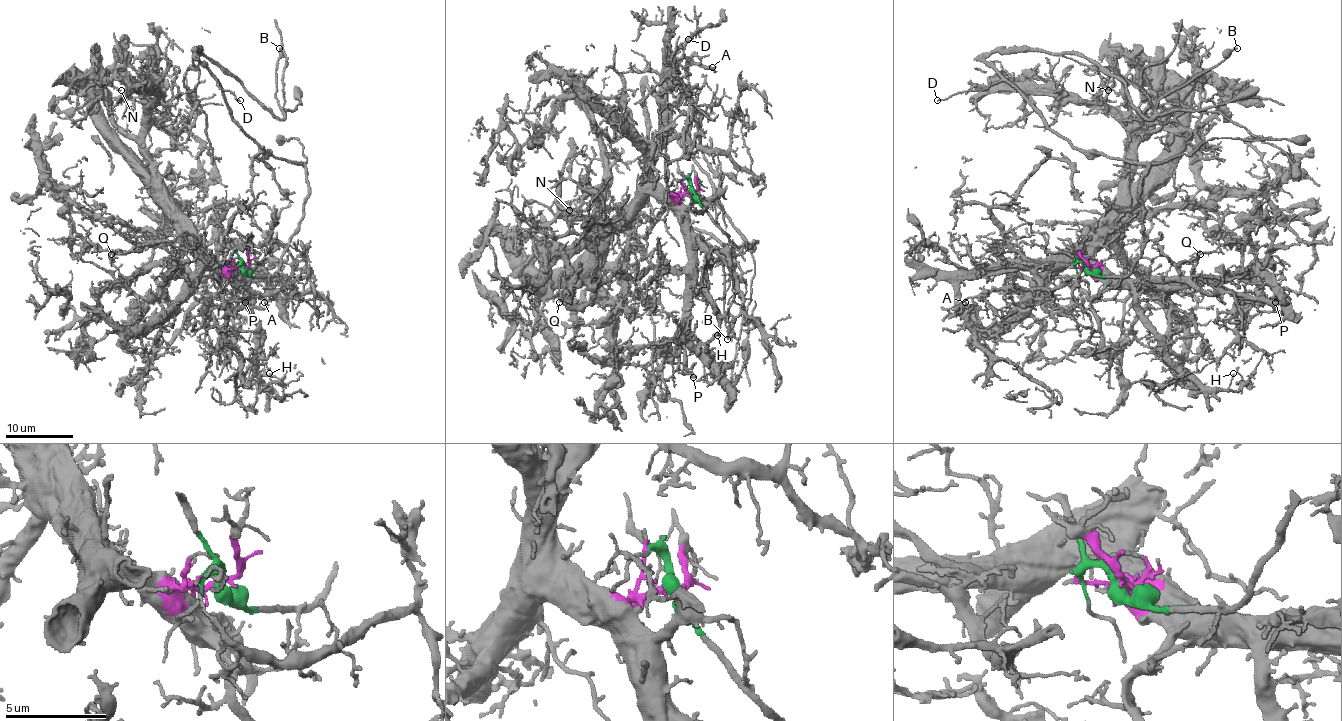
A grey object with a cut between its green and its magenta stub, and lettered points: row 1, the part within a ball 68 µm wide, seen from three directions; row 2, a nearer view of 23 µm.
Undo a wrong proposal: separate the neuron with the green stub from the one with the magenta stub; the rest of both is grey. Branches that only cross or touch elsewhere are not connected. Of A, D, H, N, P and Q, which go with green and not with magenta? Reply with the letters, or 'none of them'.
D

